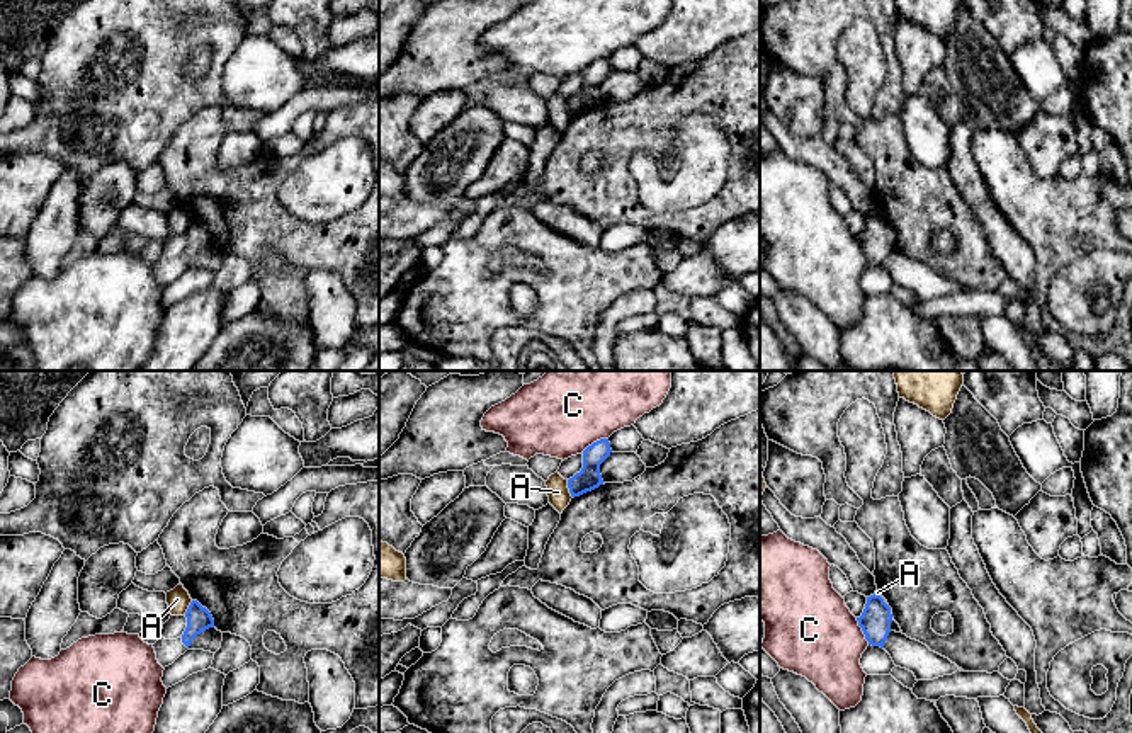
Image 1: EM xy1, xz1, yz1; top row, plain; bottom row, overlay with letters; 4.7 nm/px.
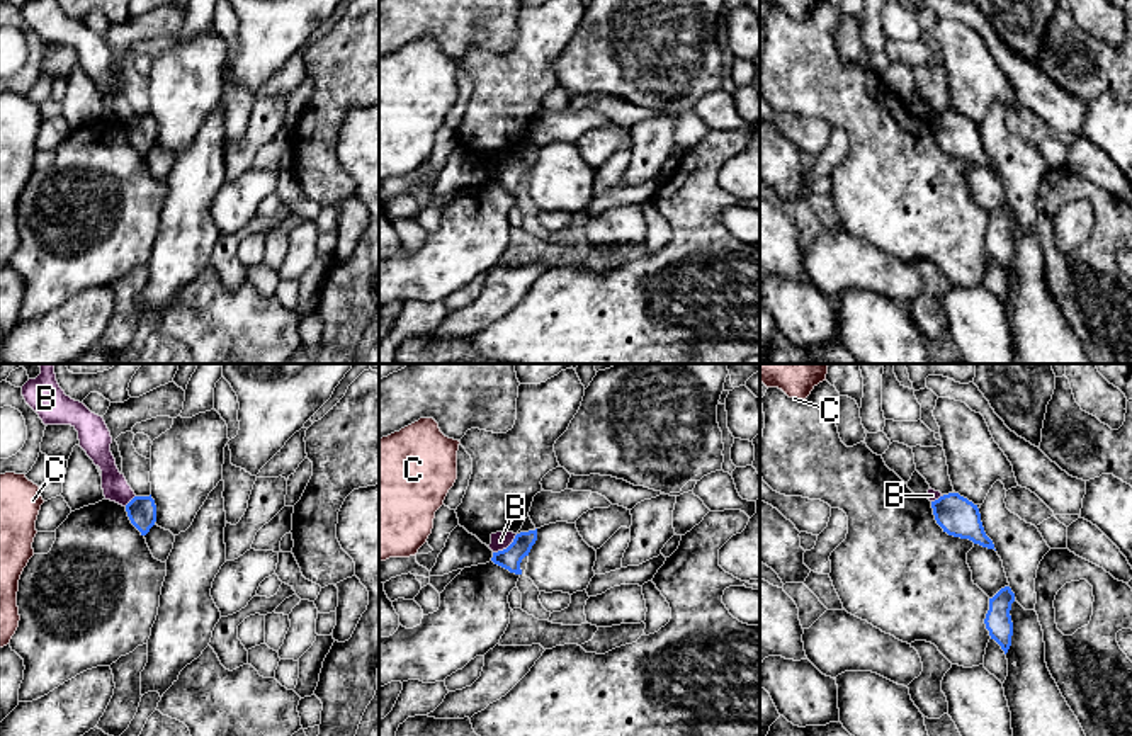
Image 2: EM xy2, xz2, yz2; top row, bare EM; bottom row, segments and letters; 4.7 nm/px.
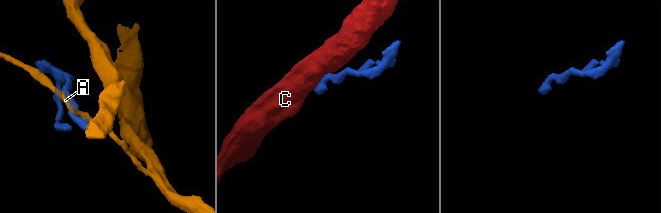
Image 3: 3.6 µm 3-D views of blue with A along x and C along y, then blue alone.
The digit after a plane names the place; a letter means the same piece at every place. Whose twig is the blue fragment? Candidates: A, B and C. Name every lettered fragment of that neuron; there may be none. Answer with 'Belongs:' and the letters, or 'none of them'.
Belongs: none of them

